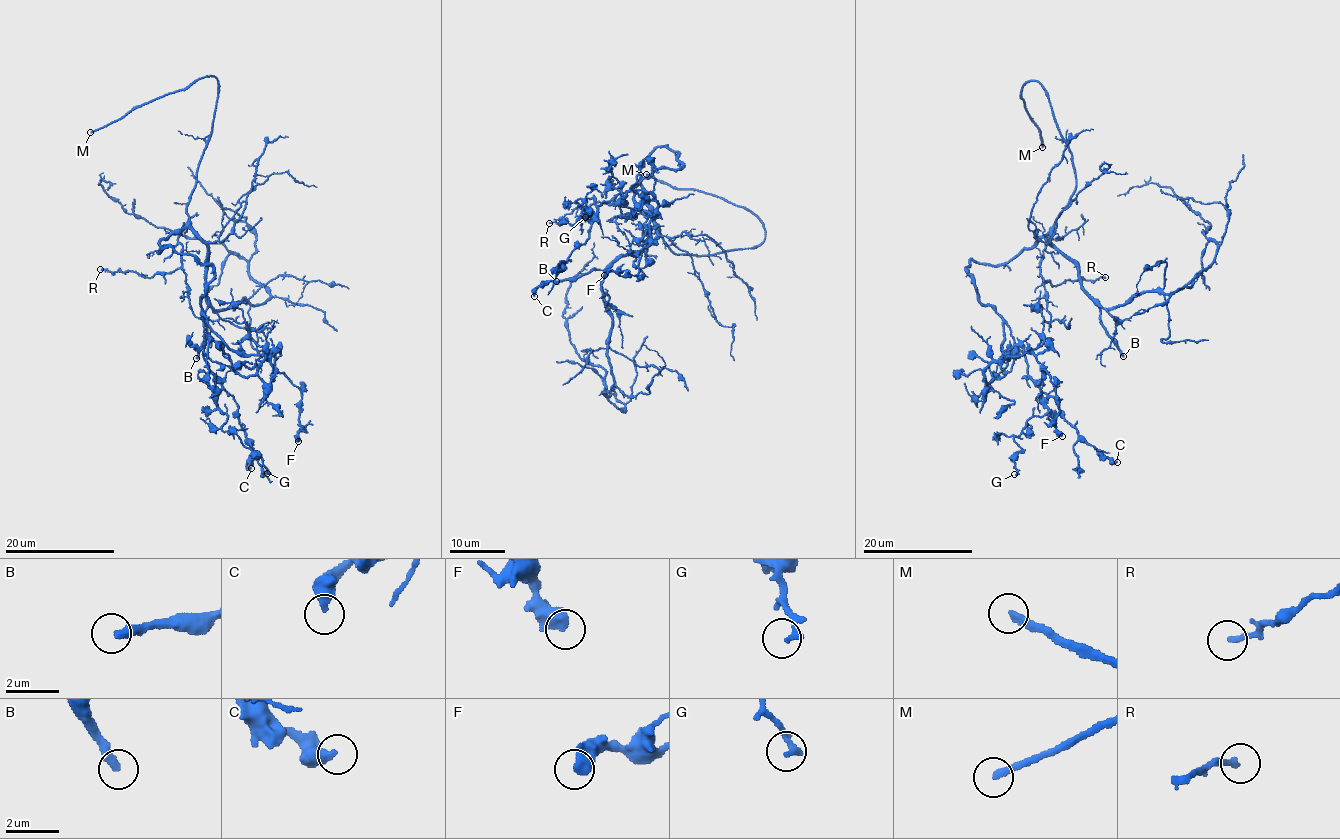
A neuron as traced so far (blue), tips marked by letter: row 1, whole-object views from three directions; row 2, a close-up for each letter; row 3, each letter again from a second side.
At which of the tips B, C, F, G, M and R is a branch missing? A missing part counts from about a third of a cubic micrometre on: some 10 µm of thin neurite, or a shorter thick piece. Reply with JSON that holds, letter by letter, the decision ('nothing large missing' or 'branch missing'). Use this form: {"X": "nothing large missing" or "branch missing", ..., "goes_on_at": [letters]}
{"B": "branch missing", "C": "nothing large missing", "F": "nothing large missing", "G": "nothing large missing", "M": "branch missing", "R": "nothing large missing", "goes_on_at": ["B", "M"]}

